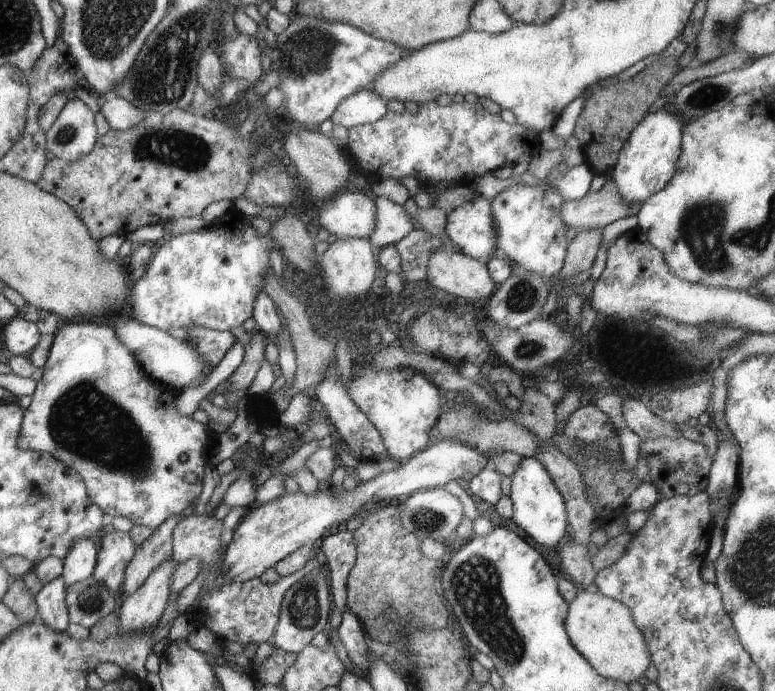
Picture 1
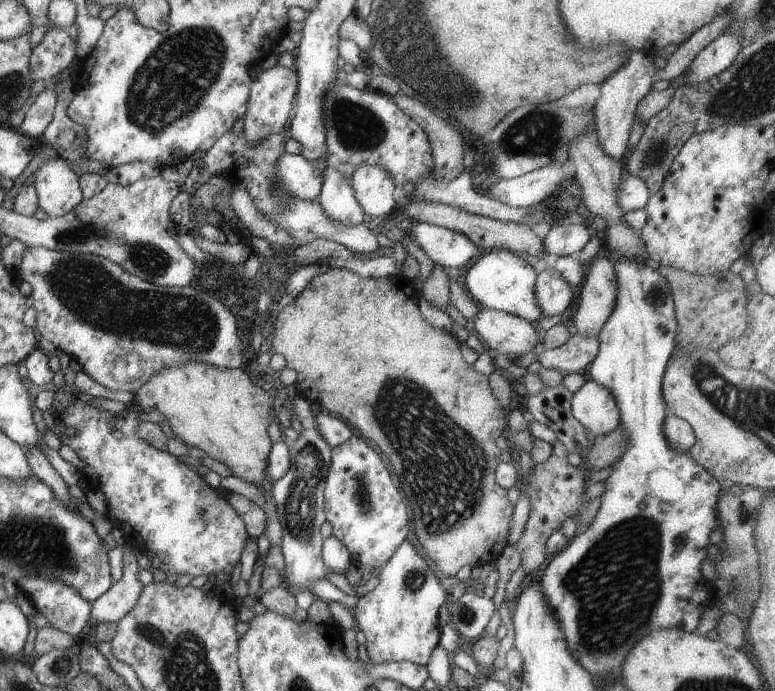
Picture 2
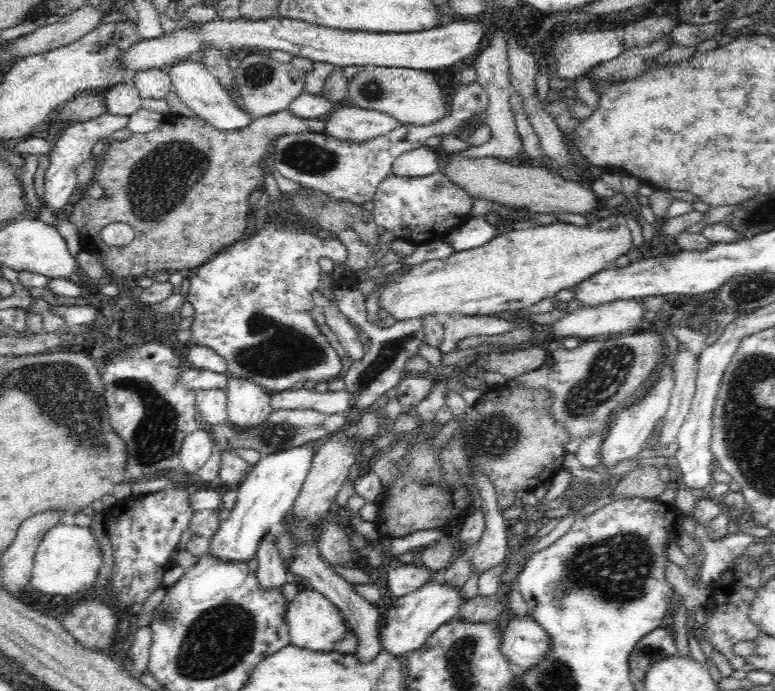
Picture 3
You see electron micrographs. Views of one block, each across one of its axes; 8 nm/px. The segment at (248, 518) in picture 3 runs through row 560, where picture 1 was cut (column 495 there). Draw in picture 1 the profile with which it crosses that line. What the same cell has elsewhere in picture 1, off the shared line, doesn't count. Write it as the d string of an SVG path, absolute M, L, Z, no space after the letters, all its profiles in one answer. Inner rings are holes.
M475 195L471 200L457 205L446 213L444 234L450 242L459 248L460 253L476 258L482 263L491 258L491 252L496 248L496 226L488 202L483 195Z

